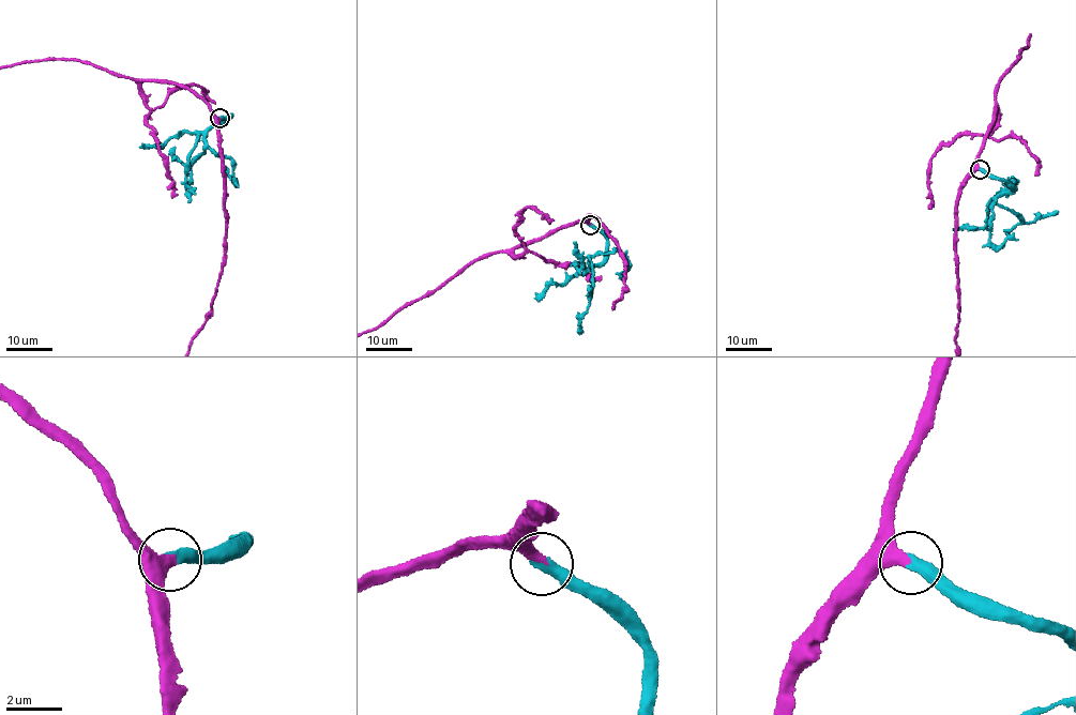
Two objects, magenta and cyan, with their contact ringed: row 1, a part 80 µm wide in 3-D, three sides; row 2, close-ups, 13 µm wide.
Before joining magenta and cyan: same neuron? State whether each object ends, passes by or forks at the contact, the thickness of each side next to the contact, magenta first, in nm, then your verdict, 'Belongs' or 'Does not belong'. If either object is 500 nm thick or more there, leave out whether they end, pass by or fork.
At the ring magenta ends. At the ring cyan ends. Thickness 440 nm (magenta) against 440 nm. Belongs

